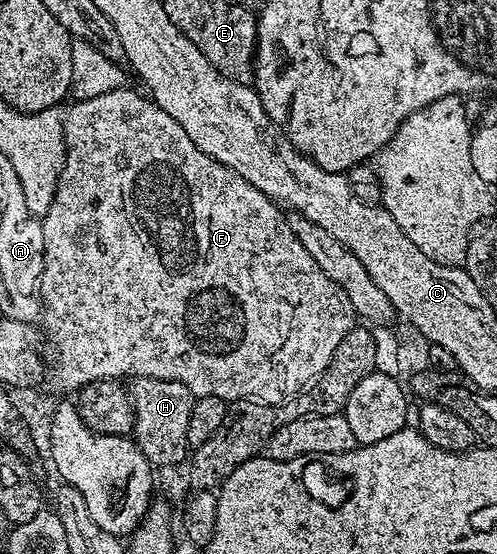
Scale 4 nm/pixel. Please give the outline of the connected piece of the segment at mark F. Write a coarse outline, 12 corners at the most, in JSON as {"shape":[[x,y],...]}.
{"shape":[[129,89],[41,218],[53,386],[280,407],[355,325]]}

